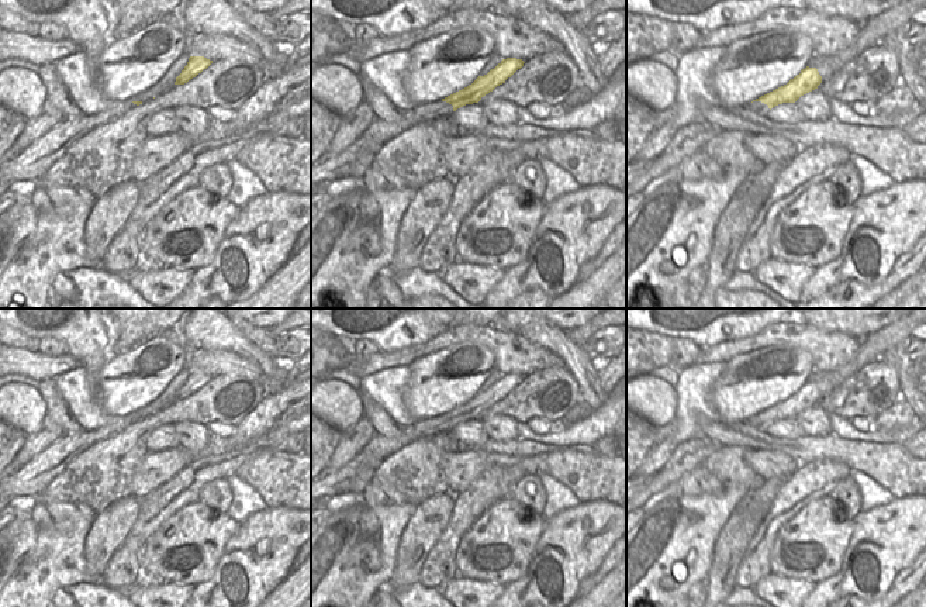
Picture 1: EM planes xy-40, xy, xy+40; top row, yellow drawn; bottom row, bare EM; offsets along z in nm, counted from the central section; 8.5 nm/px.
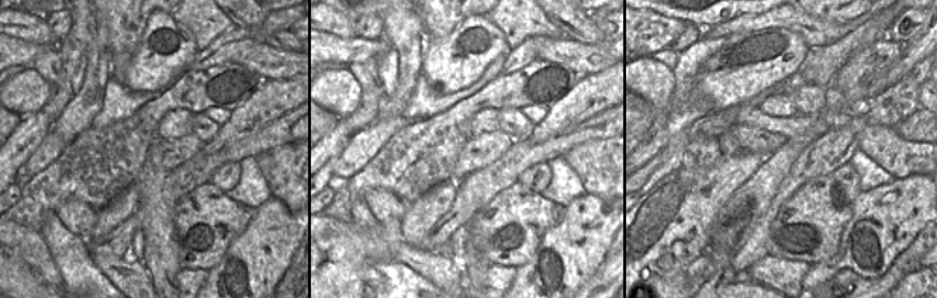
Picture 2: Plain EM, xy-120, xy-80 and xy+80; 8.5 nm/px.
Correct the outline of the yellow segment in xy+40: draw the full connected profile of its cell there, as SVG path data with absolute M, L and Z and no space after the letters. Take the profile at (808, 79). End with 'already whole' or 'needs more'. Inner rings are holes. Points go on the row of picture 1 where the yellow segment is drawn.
M806 66L805 69L801 70L799 75L797 75L794 79L791 79L787 85L784 85L784 86L781 86L781 87L778 87L778 89L775 89L775 90L773 90L773 92L770 92L770 93L767 93L767 94L764 94L764 96L753 100L751 103L747 103L744 106L742 106L742 107L728 108L728 111L733 113L733 111L736 111L739 108L747 108L747 110L750 110L750 111L753 111L753 113L756 113L759 115L766 115L773 107L778 106L778 104L782 104L782 103L795 103L801 96L804 96L804 94L806 94L806 93L809 93L812 90L818 89L818 86L820 83L822 83L822 76L819 75L818 69Z; needs more

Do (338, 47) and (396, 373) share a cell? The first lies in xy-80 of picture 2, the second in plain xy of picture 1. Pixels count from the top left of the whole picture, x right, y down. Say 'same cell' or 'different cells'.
different cells

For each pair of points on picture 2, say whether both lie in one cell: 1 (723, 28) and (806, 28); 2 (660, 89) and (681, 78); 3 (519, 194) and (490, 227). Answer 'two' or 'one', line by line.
1: one
2: two
3: one

